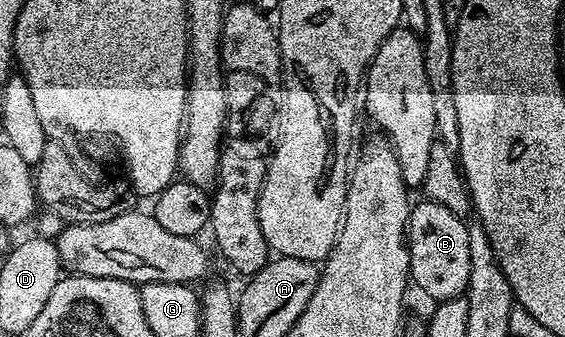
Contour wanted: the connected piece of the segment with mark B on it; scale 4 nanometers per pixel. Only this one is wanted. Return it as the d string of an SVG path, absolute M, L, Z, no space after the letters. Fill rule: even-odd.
M419 200L411 204L406 224L406 244L410 246L410 281L418 284L434 303L461 298L468 287L472 262L468 251L470 225L440 203Z

